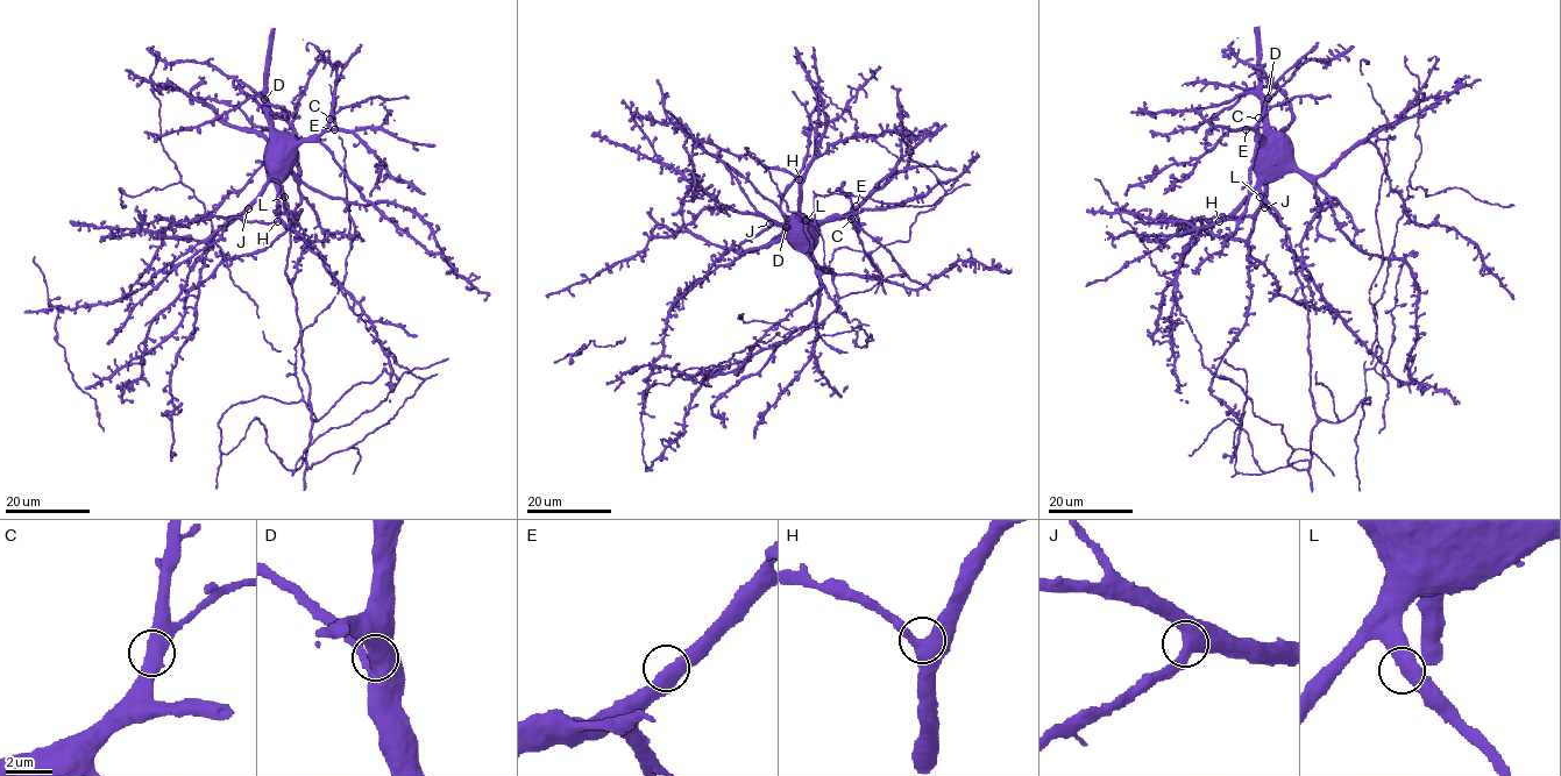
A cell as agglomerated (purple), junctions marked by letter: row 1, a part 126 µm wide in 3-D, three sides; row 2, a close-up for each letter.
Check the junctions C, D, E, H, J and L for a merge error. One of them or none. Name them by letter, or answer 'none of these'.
none of these

